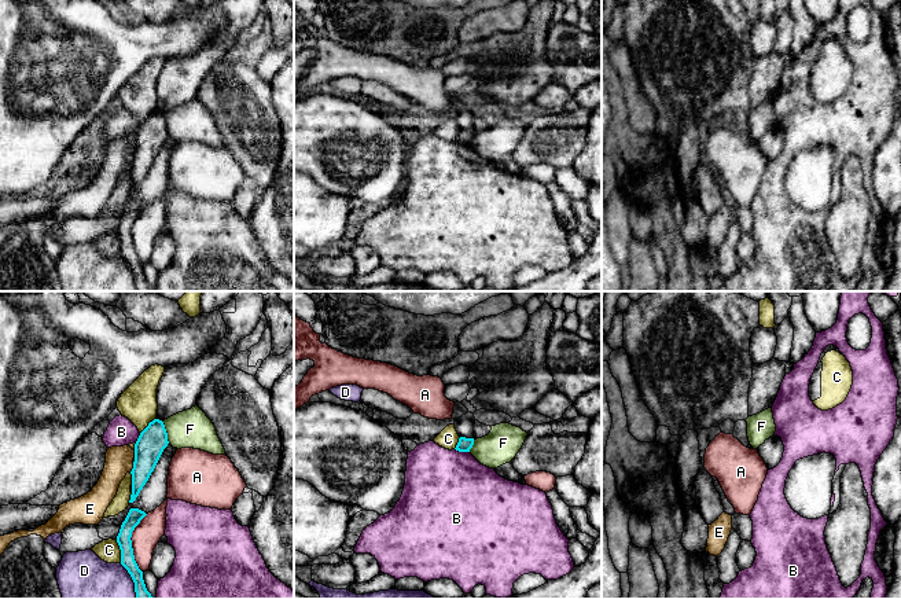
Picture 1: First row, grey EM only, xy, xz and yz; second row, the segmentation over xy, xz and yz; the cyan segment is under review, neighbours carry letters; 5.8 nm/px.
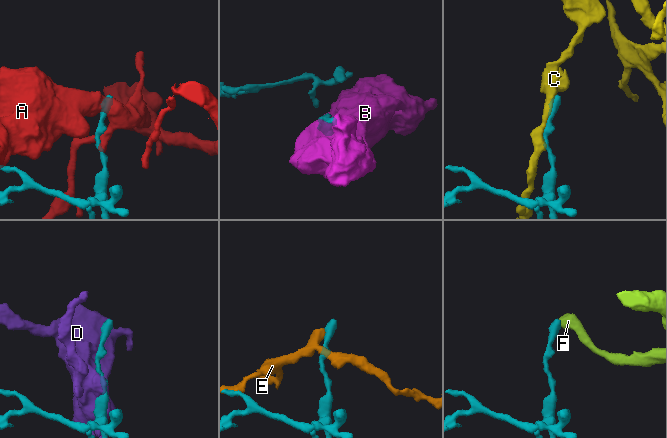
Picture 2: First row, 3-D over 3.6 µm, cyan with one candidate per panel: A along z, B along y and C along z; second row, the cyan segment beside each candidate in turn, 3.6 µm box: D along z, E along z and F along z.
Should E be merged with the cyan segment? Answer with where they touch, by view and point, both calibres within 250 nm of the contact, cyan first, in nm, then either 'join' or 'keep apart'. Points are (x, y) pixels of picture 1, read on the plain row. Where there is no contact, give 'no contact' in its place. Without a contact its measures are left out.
xy (133, 160) | 170/160 nm | keep apart

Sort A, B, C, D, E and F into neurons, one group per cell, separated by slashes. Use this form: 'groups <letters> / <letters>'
groups A / B / C / D / E / F

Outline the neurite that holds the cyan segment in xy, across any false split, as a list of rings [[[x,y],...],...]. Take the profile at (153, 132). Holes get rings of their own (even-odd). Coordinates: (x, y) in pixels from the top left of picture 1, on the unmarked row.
[[[159,111],[150,114],[140,125],[135,136],[135,154],[130,163],[132,187],[129,195],[133,195],[139,188],[168,136],[168,125],[163,114]]]

